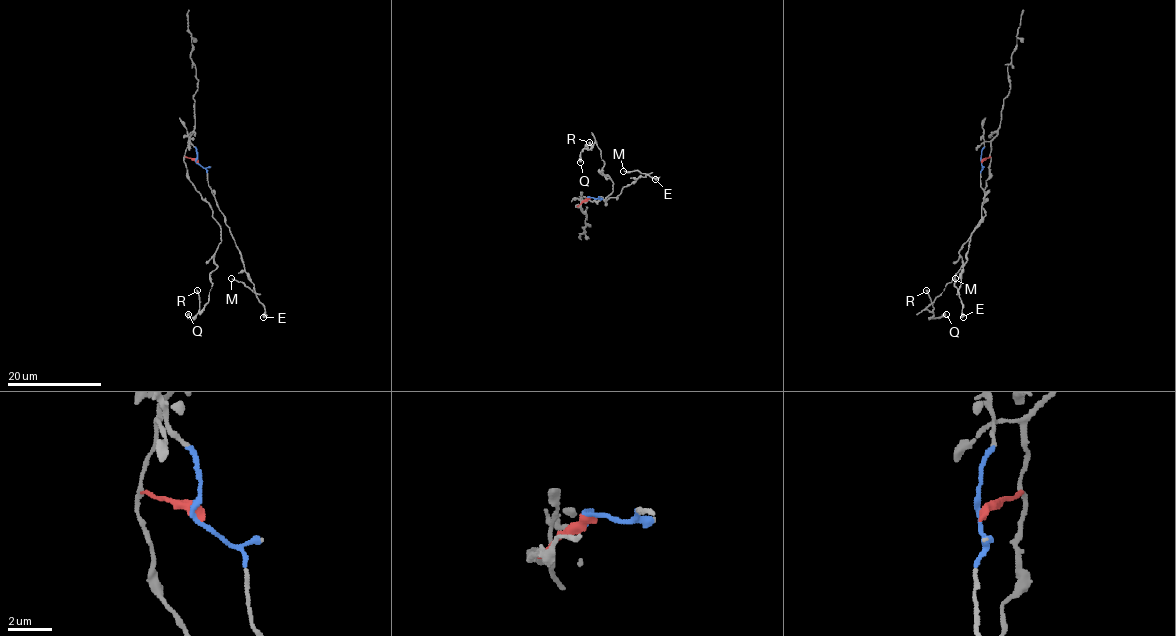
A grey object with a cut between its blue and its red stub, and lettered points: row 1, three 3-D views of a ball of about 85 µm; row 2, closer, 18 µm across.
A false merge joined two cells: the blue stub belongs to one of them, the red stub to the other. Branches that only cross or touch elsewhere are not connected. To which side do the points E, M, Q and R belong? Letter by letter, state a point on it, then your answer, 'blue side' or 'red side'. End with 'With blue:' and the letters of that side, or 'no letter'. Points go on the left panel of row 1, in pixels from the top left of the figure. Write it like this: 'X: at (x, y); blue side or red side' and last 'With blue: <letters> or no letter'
E: at (263, 317); blue side
M: at (231, 278); blue side
Q: at (188, 314); red side
R: at (197, 290); red side
With blue: E, M

